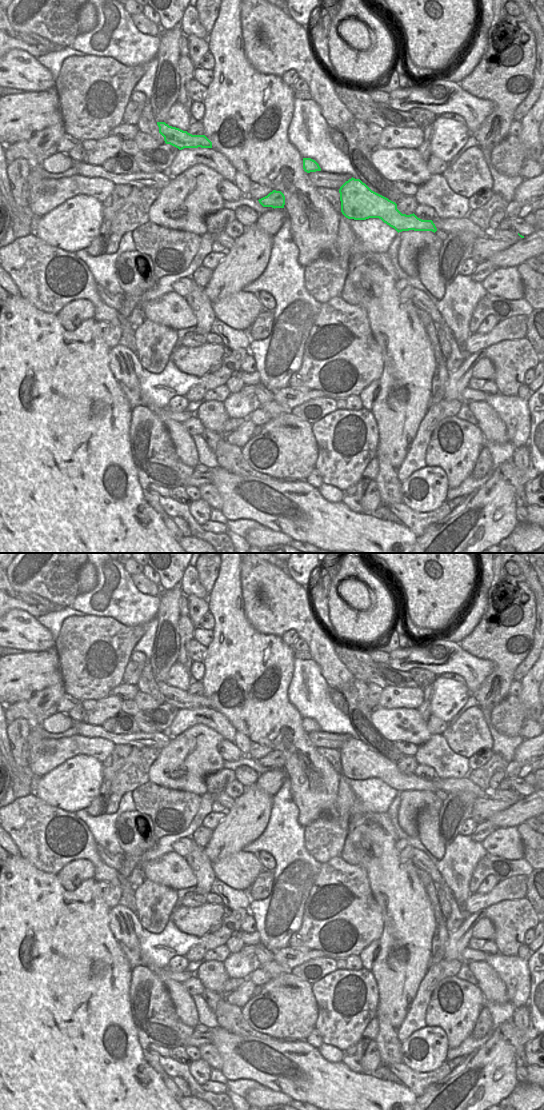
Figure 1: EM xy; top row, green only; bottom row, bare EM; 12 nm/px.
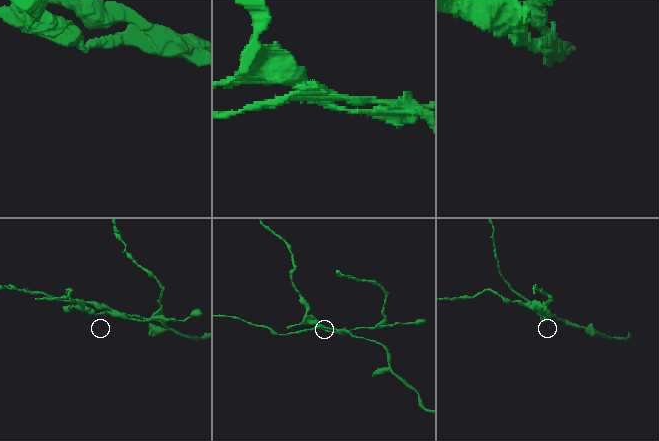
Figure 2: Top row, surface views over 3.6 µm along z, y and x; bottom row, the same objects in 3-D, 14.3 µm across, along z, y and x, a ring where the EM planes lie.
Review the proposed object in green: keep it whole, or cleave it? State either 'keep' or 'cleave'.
cleave

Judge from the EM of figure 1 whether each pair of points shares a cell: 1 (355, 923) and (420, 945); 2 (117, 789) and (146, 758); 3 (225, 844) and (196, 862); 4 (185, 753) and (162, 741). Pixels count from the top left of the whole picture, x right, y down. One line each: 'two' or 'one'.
1: two
2: one
3: two
4: two

